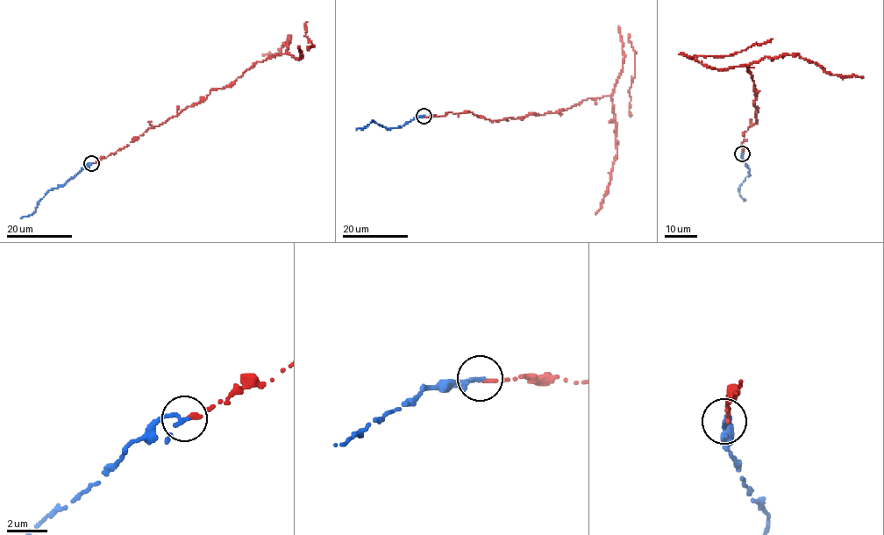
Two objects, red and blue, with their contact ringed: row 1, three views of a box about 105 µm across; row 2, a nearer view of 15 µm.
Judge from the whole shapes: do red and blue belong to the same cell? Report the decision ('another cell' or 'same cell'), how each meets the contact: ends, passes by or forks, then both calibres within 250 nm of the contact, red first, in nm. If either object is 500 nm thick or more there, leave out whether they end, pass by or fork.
same cell | red ends | blue passes by | 200/190 nm

